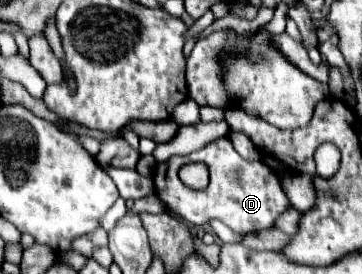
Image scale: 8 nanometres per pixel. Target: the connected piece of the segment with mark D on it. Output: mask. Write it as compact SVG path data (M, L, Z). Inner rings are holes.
M228 137L214 139L200 151L190 153L186 157L174 155L166 163L158 163L154 169L154 183L156 183L156 193L164 201L164 205L182 219L186 219L188 223L206 225L208 219L220 219L238 235L270 229L278 213L284 211L286 205L290 205L288 197L280 187L276 173L260 161L252 163L240 157L240 153L234 149ZM190 161L208 163L210 185L204 191L190 191L190 187L186 187L178 179L178 169Z

